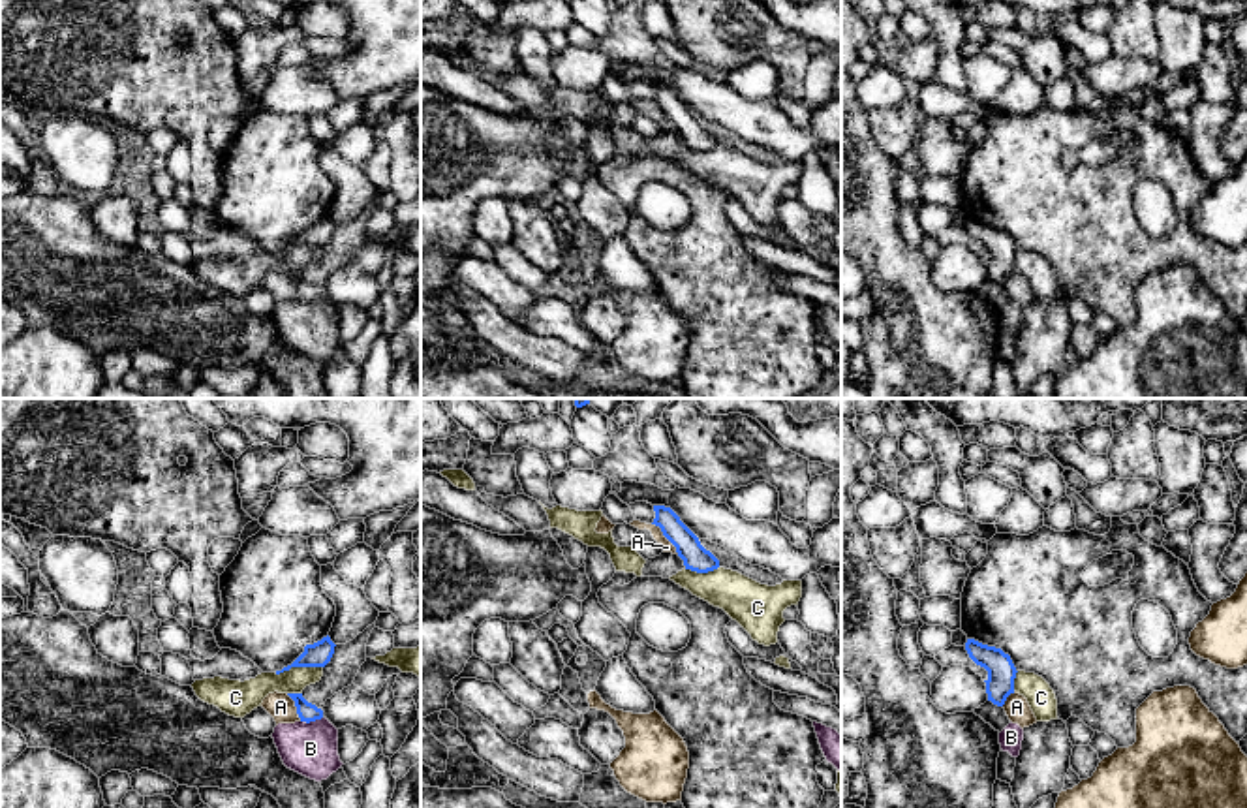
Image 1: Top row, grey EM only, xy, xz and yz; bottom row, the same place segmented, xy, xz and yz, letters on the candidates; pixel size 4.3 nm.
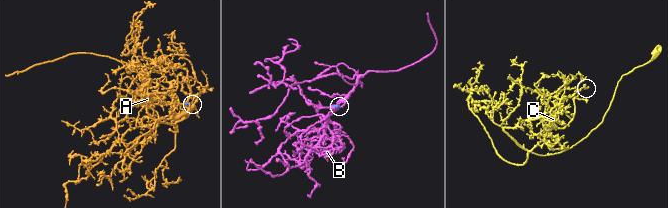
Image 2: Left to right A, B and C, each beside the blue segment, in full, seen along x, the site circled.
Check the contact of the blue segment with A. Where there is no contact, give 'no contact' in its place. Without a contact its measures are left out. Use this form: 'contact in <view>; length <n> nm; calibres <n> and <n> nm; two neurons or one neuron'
contact in xz; length 180 nm; calibres 110 and 50 nm; two neurons

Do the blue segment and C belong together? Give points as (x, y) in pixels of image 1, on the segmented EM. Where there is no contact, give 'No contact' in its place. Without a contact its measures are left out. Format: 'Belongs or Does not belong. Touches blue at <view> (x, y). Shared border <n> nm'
Does not belong. Touches blue at xy (297, 666). Shared border 220 nm

